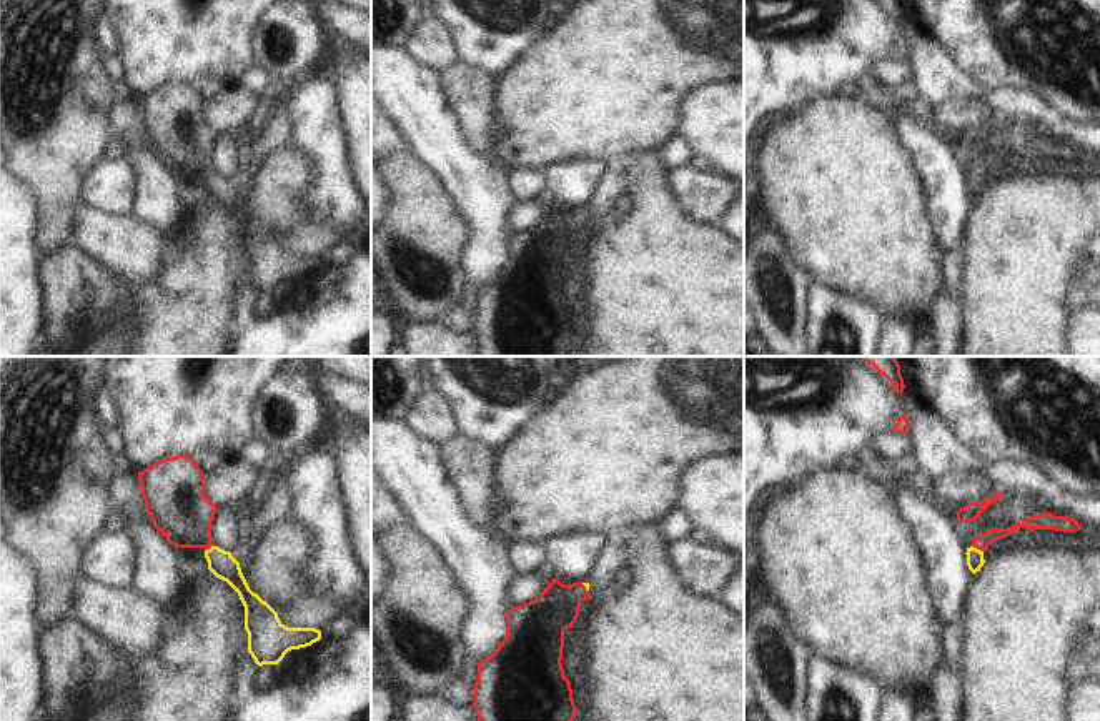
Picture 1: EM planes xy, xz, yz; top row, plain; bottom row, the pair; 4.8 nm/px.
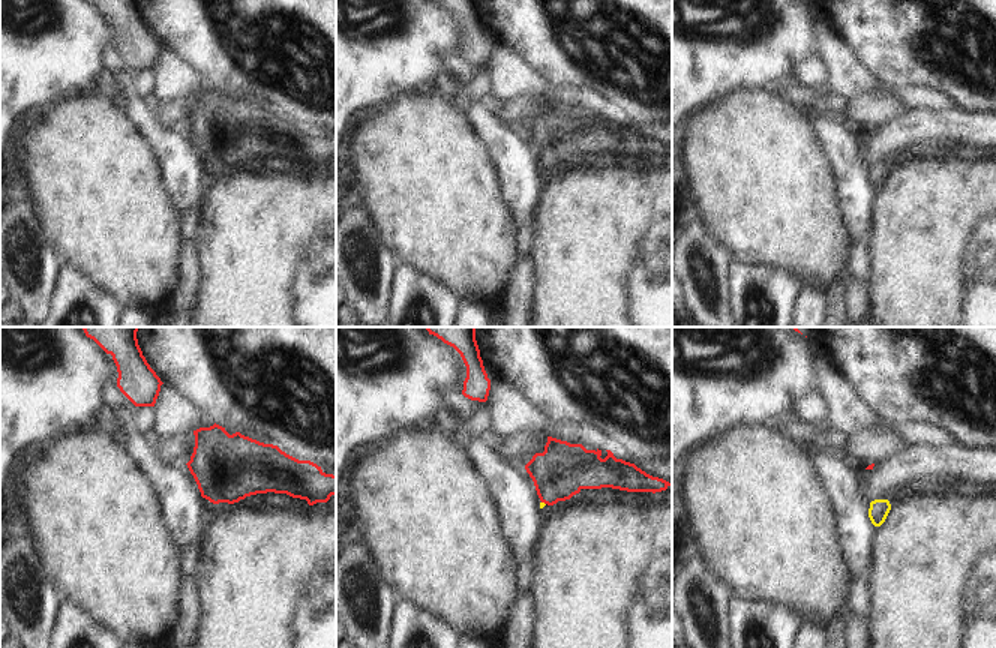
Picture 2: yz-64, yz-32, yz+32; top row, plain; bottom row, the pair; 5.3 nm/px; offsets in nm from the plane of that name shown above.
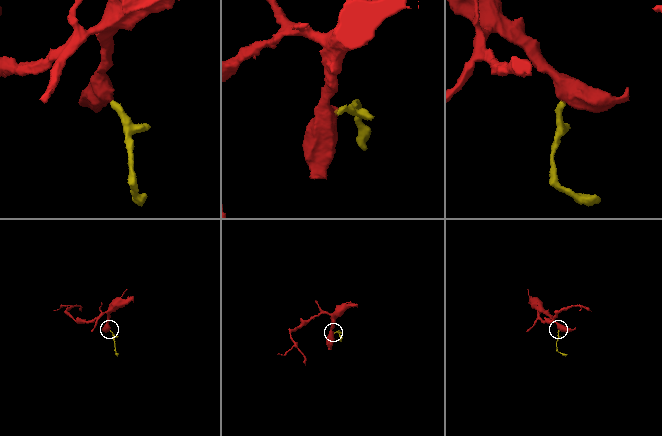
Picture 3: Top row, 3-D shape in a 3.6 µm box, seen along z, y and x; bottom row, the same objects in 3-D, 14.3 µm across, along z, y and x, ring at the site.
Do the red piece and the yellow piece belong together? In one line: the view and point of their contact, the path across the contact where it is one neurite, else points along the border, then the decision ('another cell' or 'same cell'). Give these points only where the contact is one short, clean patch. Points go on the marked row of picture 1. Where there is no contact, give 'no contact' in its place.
contact yz (977, 548); way yz (982, 540), (977, 548), (976, 560); same cell

